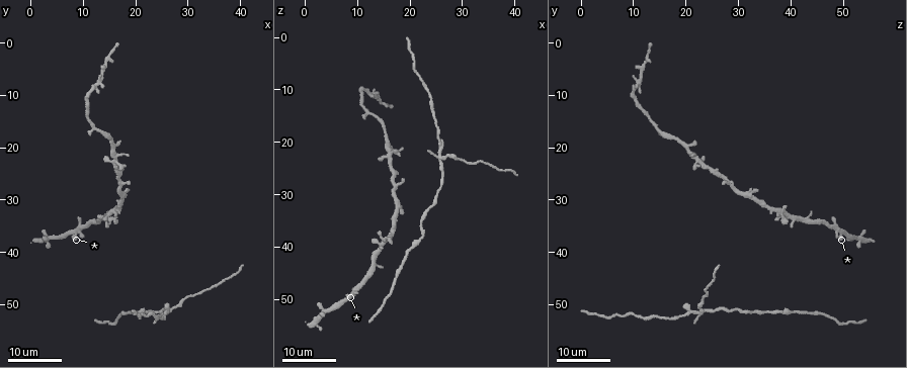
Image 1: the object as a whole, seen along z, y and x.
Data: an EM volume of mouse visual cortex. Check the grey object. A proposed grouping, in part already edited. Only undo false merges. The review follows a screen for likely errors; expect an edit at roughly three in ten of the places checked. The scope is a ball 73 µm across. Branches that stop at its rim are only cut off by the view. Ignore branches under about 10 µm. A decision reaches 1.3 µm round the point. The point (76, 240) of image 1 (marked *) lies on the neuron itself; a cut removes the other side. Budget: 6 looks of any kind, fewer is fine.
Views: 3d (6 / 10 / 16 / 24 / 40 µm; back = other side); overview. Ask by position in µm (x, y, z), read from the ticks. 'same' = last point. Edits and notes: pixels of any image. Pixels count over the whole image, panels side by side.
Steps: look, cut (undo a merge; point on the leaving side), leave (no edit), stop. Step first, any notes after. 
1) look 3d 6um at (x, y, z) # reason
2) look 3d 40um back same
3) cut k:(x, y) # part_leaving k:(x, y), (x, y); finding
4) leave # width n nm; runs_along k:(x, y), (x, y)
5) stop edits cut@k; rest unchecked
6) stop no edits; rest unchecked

look 3d 16um at (20.0, 51.5, 40.0) # sudden change in width

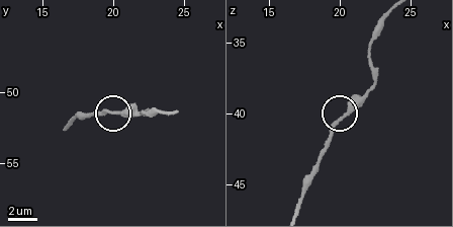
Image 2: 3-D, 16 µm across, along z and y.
look 3d 6um same

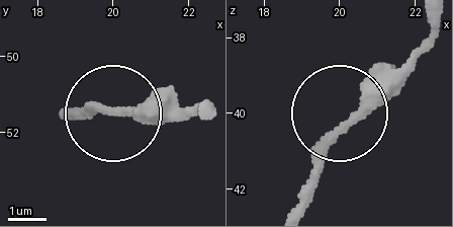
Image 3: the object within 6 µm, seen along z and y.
leave # one neuron here

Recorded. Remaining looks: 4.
look 3d 16um at (26.0, 51.5, 22.5) # four or more arms meet

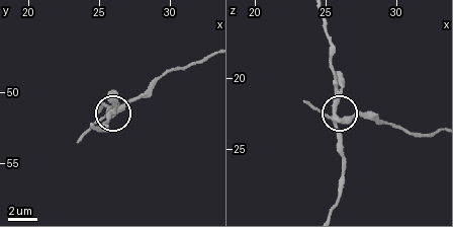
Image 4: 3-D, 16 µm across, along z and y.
look 3d 6um same # closer look

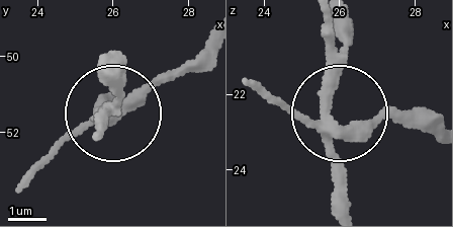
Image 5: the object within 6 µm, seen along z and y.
look 3d 6um back same

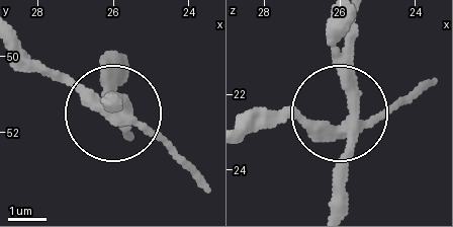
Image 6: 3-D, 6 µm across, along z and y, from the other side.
cut 6:(73, 85) # side_arm 19 um; part_leaving 6:(115, 121), (21, 53); a second neuron is stuck on

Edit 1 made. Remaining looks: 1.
stop edits cut@6; rest unchecked

